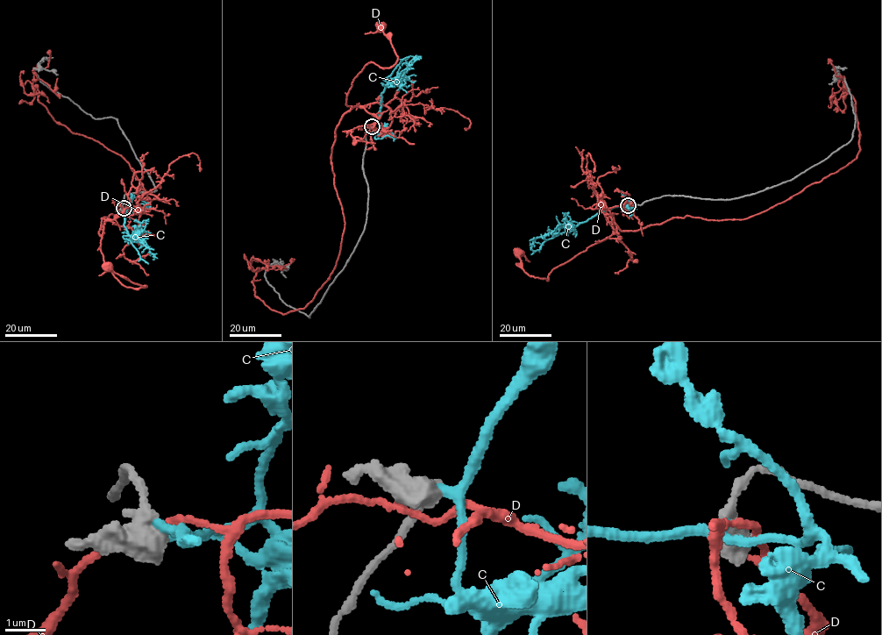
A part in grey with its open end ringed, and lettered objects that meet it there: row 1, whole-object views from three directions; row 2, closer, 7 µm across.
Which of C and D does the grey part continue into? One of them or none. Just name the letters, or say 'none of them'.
C

